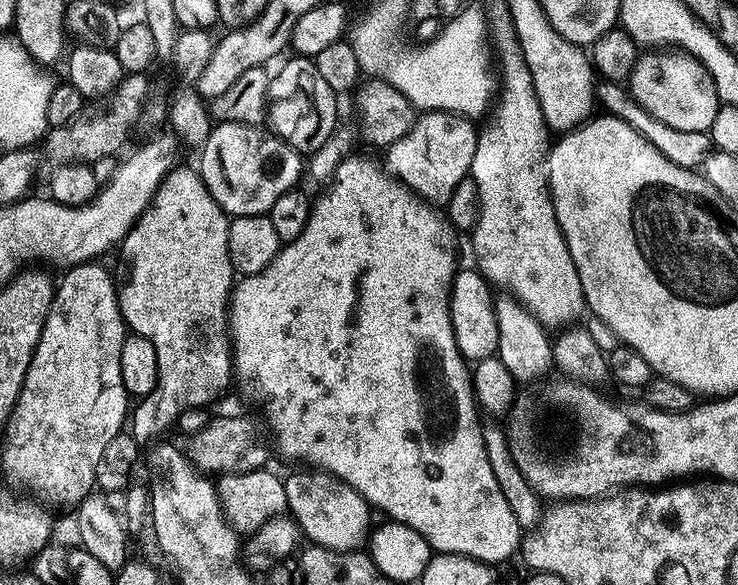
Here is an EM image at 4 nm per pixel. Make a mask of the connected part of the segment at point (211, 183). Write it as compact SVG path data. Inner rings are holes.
M224 121L213 125L199 156L199 174L208 192L229 217L265 215L276 198L299 183L300 172L302 176L304 170L301 153L259 125Z

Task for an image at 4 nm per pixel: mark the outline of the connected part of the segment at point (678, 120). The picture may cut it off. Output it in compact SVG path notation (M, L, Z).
M648 50L637 59L626 81L630 95L658 122L674 126L674 130L709 131L720 109L720 96L716 93L714 78L696 60L683 50Z

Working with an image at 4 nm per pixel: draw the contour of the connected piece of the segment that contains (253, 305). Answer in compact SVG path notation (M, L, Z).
M349 154L344 157L344 160L333 169L327 183L323 185L325 187L324 193L312 200L312 213L306 222L306 230L302 230L302 234L298 234L298 238L294 238L294 242L283 245L280 253L274 258L274 262L270 262L270 266L266 266L266 270L235 281L226 307L226 332L230 337L231 367L235 383L237 385L240 383L240 388L246 395L253 396L254 399L261 400L264 403L264 416L268 419L269 426L272 427L272 436L276 439L276 448L286 459L297 460L300 463L297 465L307 466L309 469L321 472L329 472L332 476L337 476L339 480L346 482L354 490L358 490L358 494L362 494L365 502L375 511L377 508L378 511L385 512L388 515L385 517L389 521L405 524L414 530L418 530L418 534L422 534L422 538L426 538L426 542L433 553L449 552L459 556L469 556L475 560L480 560L483 564L499 566L503 560L510 559L515 552L517 555L518 549L522 544L522 531L520 532L520 524L516 521L515 514L512 513L511 502L504 497L504 492L500 489L500 480L496 477L495 470L492 469L491 458L488 457L488 444L484 441L483 430L480 429L481 413L478 411L478 405L472 390L472 374L469 361L465 360L463 354L458 350L458 342L454 342L454 326L450 322L450 294L452 293L452 279L455 278L458 271L458 263L456 264L456 239L458 239L458 233L449 224L447 215L439 207L429 204L414 190L410 190L383 163L380 165L378 161L371 160L368 156L356 155Z

